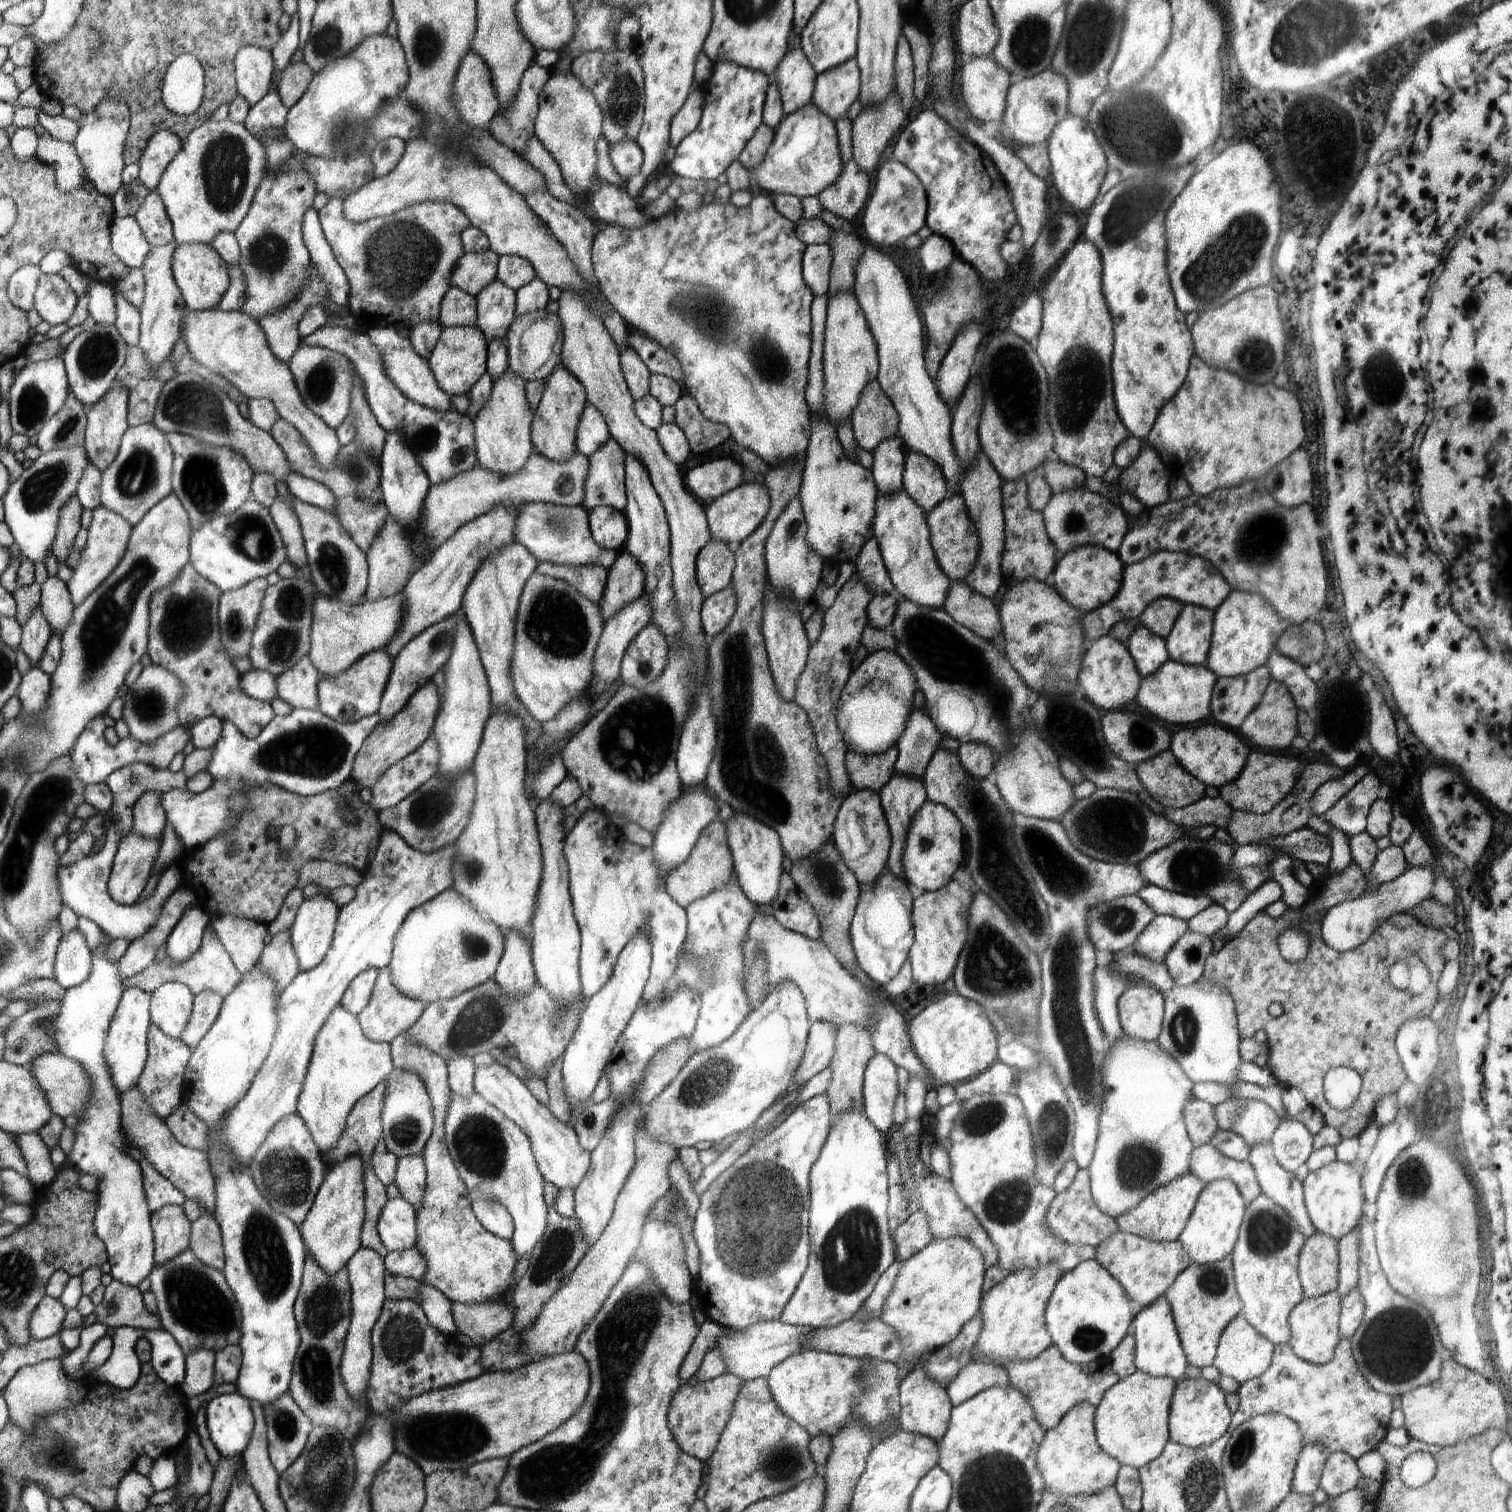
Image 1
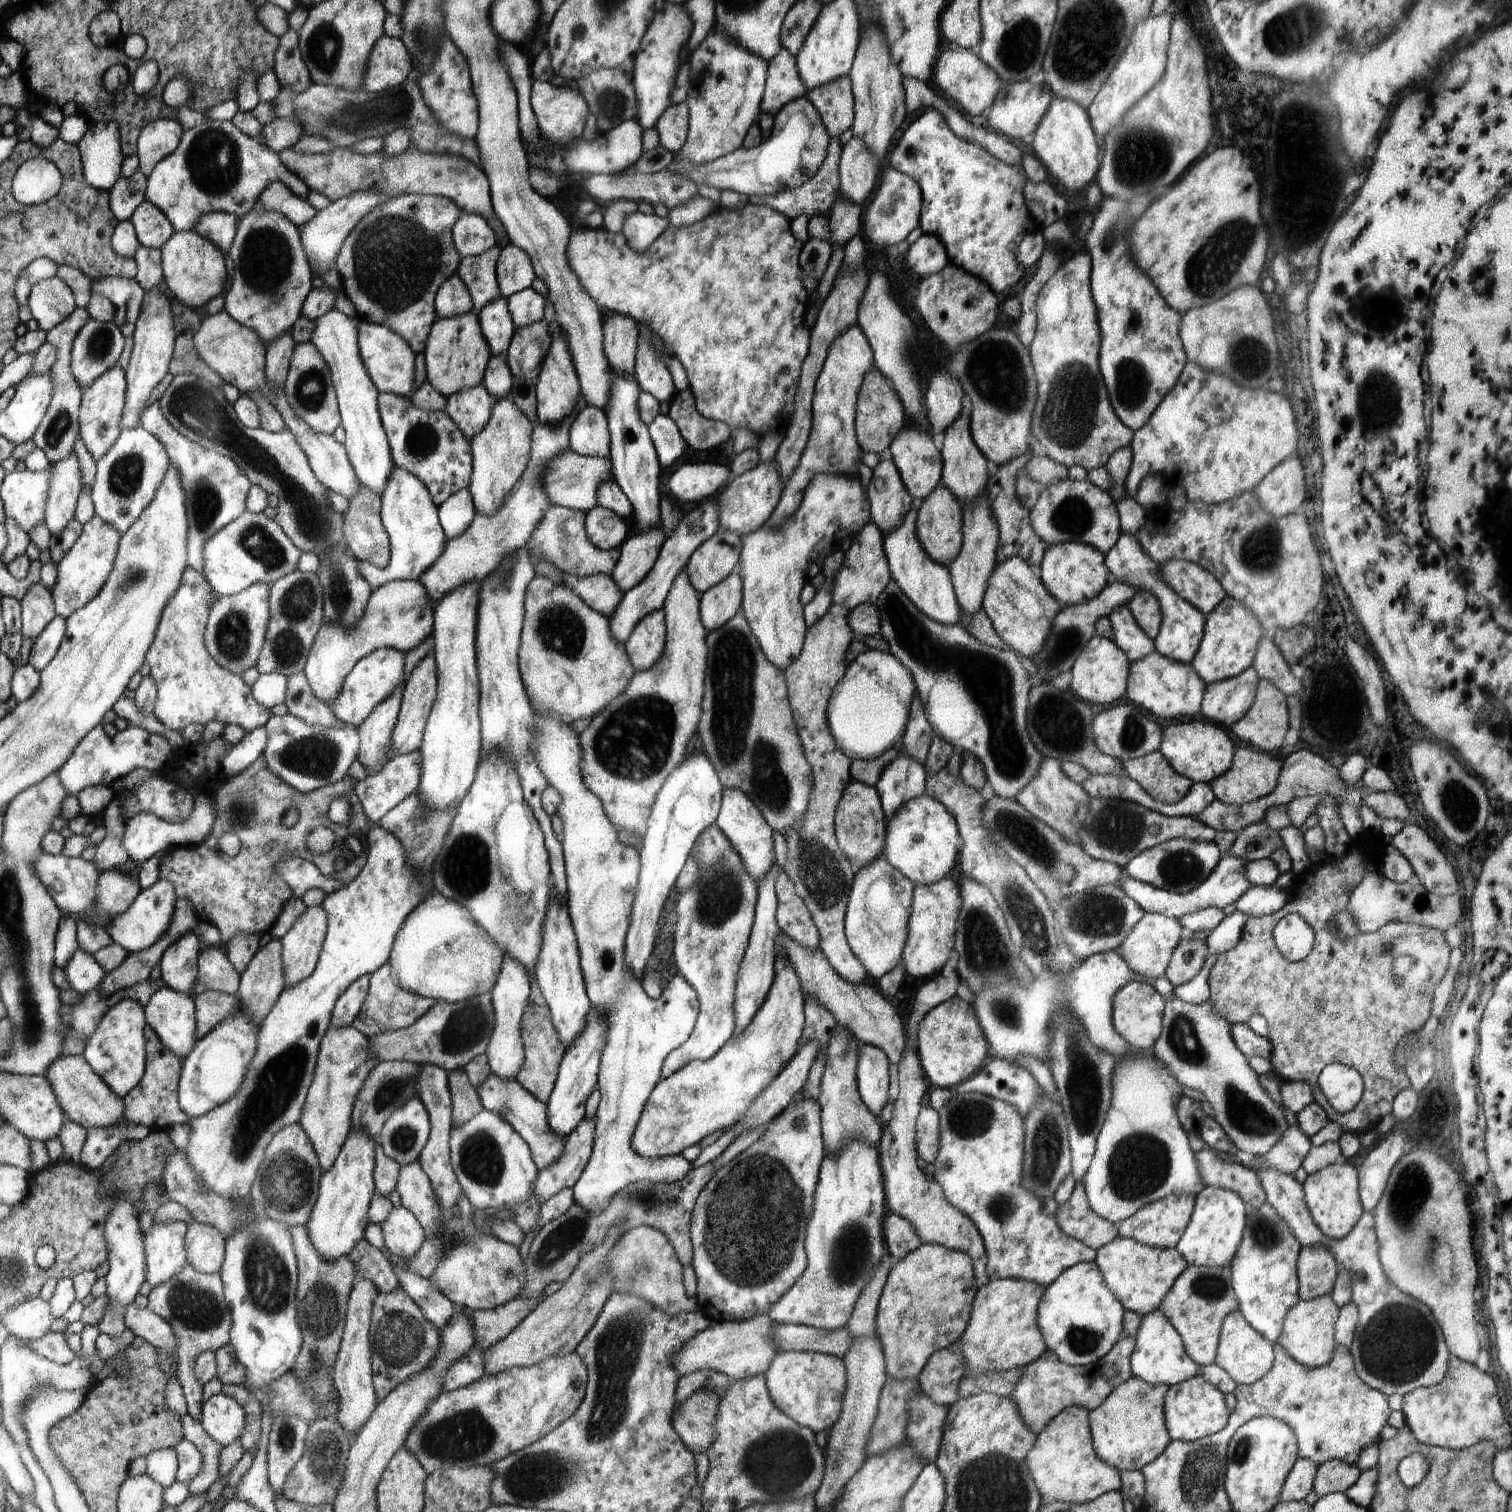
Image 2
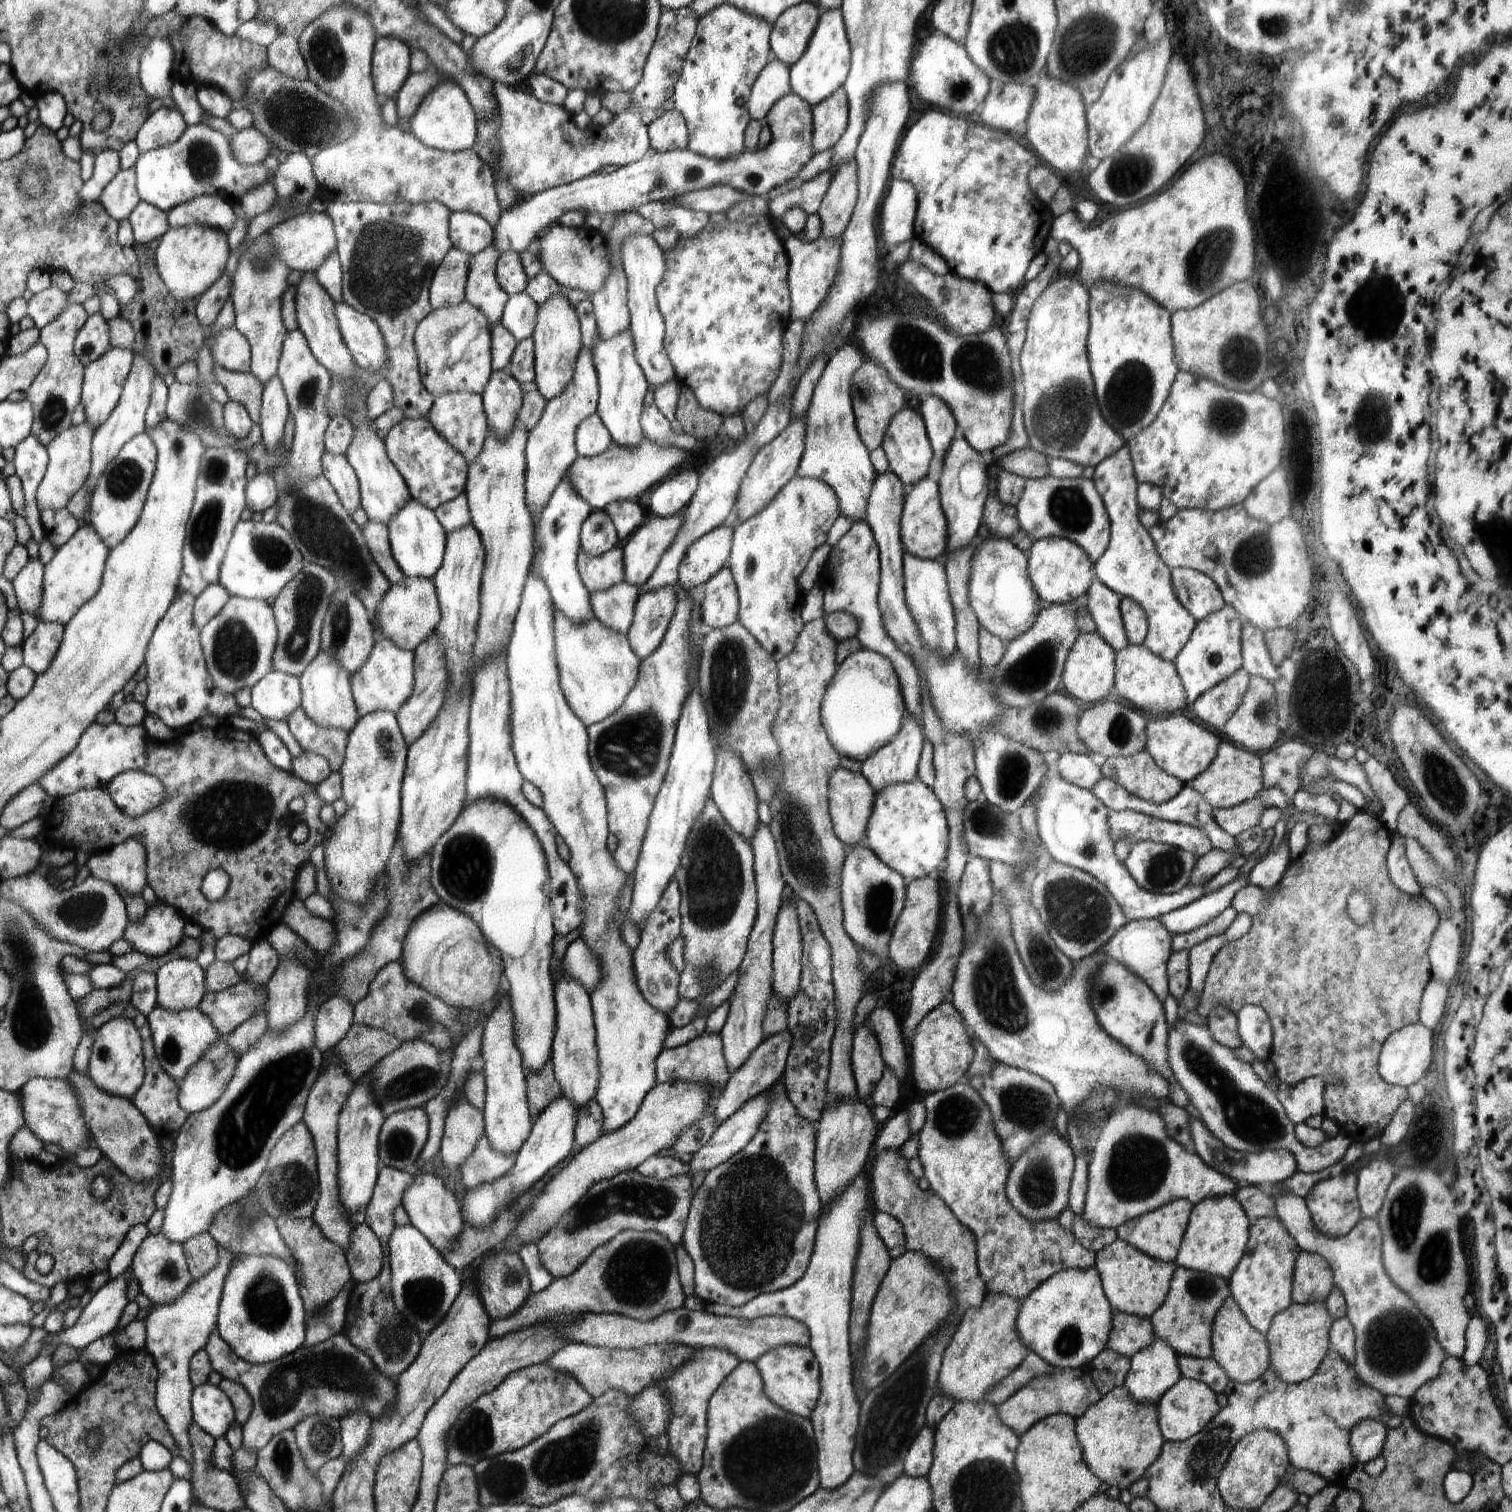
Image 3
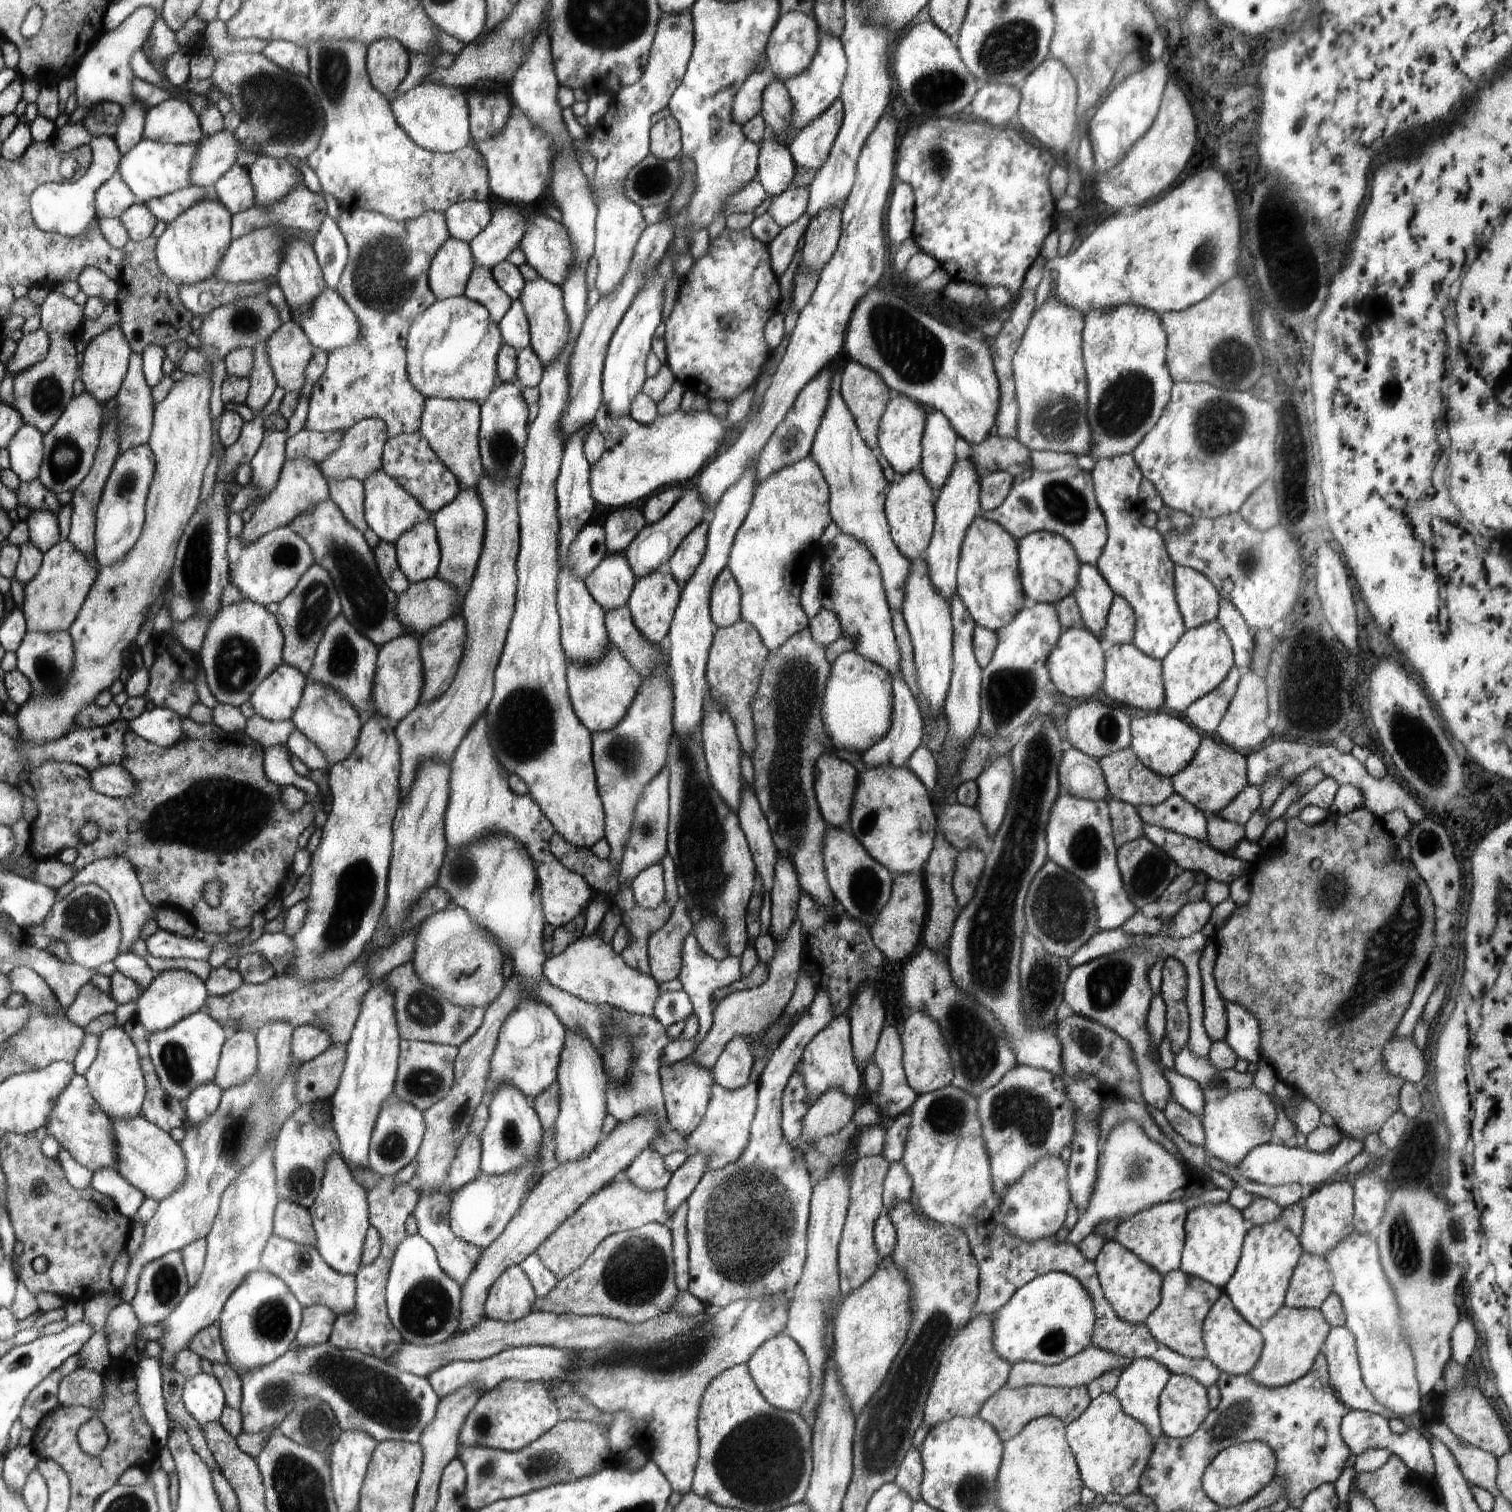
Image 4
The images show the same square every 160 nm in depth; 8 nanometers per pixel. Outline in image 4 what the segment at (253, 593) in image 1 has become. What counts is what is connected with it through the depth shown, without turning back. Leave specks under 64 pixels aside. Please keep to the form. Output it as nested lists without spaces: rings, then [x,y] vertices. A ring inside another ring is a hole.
[[[240,599],[239,603],[221,608],[217,618],[209,622],[198,652],[214,698],[220,704],[237,707],[248,701],[264,677],[283,663],[283,640],[275,614],[270,613],[265,605]]]

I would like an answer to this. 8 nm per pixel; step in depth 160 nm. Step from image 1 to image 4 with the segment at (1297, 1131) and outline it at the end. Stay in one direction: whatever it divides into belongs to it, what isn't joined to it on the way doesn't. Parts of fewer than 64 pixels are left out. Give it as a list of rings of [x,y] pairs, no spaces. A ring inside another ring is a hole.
[[[1173,1098],[1167,1102],[1163,1112],[1172,1128],[1184,1140],[1187,1140],[1190,1144],[1205,1146],[1206,1135],[1200,1118],[1180,1106]],[[1346,1135],[1332,1150],[1325,1153],[1309,1151],[1292,1143],[1266,1142],[1254,1147],[1237,1164],[1237,1169],[1244,1178],[1271,1187],[1292,1183],[1298,1183],[1301,1186],[1306,1186],[1306,1184],[1316,1186],[1334,1174],[1338,1168],[1342,1168],[1347,1162],[1350,1162],[1364,1148],[1363,1142],[1351,1139]]]

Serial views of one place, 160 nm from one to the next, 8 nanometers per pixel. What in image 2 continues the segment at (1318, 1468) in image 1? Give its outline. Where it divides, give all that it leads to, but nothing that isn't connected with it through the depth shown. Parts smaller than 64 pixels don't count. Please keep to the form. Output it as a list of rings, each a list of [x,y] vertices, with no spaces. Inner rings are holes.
[[[1299,1458],[1282,1486],[1280,1502],[1302,1501],[1310,1494],[1316,1478],[1316,1464],[1305,1458]]]

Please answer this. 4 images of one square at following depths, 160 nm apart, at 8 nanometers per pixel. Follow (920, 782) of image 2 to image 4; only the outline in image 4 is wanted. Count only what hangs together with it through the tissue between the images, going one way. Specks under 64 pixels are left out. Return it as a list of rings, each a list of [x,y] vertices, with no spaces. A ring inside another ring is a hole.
[[[900,672],[893,677],[891,676],[891,687],[893,692],[891,727],[884,738],[881,738],[865,753],[860,754],[861,760],[867,769],[875,769],[876,767],[906,767],[911,754],[922,745],[924,741],[926,722],[919,709],[918,700],[916,700],[916,697],[913,695],[913,692],[906,684]]]

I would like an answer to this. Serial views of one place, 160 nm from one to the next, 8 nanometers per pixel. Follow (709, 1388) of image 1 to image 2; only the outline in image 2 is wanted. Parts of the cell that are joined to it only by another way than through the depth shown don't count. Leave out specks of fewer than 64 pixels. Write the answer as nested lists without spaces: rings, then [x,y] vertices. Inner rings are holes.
[[[698,1392],[688,1402],[678,1408],[672,1417],[672,1426],[691,1452],[707,1452],[717,1433],[714,1420],[717,1420],[718,1399]]]

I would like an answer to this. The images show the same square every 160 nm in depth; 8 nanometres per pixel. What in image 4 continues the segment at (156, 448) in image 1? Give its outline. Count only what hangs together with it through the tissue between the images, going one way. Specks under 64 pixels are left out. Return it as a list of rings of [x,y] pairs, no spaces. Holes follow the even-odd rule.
[[[148,443],[130,447],[118,455],[97,506],[95,559],[100,568],[117,566],[136,546],[145,528],[145,507],[156,470],[157,459]]]

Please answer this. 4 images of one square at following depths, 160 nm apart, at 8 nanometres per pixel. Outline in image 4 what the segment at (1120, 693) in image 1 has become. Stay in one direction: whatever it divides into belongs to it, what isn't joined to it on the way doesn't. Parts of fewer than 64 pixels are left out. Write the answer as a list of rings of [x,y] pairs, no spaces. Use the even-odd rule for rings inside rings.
[[[1086,626],[1063,630],[1047,661],[1051,681],[1058,692],[1070,698],[1090,698],[1103,688],[1105,679],[1105,645]]]

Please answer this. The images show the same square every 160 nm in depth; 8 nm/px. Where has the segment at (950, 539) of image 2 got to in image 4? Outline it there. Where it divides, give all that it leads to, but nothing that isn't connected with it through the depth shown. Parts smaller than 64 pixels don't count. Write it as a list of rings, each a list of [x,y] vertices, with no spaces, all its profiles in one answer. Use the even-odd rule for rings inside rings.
[[[916,469],[897,476],[887,487],[885,514],[889,529],[894,544],[910,562],[921,558],[930,544],[935,521],[933,505],[935,496],[921,471]]]

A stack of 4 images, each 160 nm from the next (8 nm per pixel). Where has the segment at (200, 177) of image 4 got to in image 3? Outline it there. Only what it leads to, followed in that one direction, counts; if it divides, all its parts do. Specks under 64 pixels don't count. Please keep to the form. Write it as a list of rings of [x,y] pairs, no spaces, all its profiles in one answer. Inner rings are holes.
[[[250,127],[242,129],[234,136],[233,153],[242,164],[253,165],[262,163],[263,160],[270,156],[272,143],[258,128]]]

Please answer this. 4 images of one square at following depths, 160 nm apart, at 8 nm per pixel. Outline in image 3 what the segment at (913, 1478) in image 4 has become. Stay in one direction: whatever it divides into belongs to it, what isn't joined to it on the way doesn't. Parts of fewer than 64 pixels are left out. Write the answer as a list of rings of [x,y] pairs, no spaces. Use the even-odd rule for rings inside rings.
[[[924,1425],[909,1448],[903,1464],[904,1474],[911,1477],[926,1477],[933,1463],[933,1438],[935,1432]]]

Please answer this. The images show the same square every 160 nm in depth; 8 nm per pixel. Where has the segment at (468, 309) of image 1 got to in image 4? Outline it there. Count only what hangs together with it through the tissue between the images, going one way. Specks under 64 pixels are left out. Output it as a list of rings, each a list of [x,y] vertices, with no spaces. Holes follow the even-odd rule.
[[[452,236],[434,255],[429,268],[429,284],[438,301],[465,294],[469,279],[476,268],[469,244]]]

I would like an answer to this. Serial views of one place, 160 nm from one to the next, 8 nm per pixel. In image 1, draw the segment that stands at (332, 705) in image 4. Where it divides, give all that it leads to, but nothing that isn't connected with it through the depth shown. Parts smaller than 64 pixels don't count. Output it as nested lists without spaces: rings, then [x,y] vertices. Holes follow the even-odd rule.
[[[403,591],[379,600],[365,598],[356,605],[318,595],[313,608],[312,647],[307,656],[312,666],[322,677],[336,677],[370,652],[388,647],[402,627],[405,602]]]

